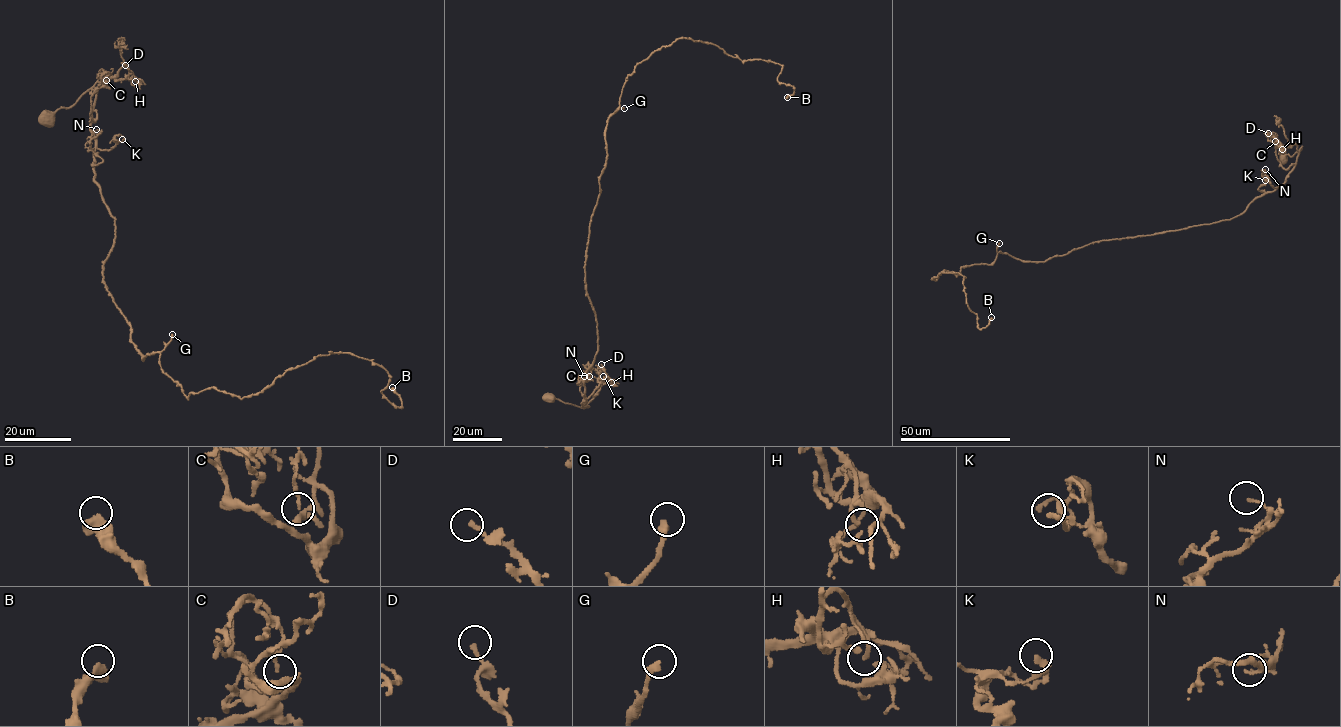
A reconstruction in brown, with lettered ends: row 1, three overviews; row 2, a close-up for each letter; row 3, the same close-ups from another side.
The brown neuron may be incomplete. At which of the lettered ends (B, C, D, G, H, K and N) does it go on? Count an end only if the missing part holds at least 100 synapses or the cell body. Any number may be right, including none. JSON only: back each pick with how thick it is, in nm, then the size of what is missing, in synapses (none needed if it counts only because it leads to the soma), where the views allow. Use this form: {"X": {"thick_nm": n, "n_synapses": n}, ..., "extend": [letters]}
{"G": {"thick_nm": 320, "n_synapses": 170}, "extend": ["G"]}

